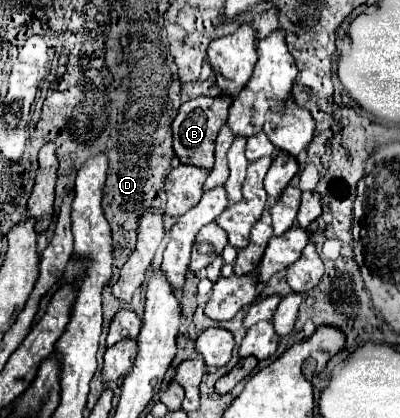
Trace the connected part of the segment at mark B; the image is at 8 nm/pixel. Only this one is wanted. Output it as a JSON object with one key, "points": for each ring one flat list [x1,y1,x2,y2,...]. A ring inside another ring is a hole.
{"points":[[201,96,201,98,185,102,179,108,179,114,173,120,173,150,175,150,177,158,181,160,181,164,201,166,201,168,207,168,207,170,213,168,215,140,217,140,221,126,225,126,225,118,229,116,227,114,229,106,231,106,229,96,217,96,217,98]]}

